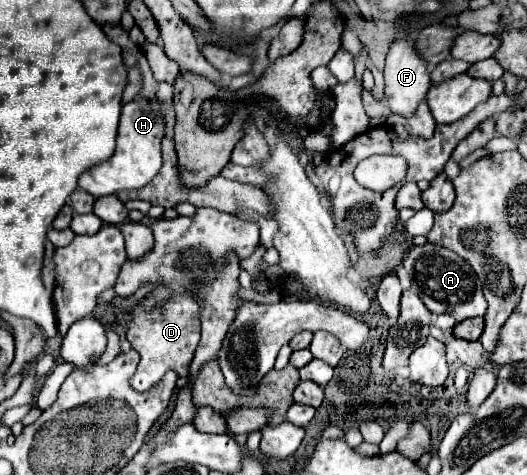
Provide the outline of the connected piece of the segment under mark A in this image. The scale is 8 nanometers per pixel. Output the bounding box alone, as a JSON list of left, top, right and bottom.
[402,242,486,322]

